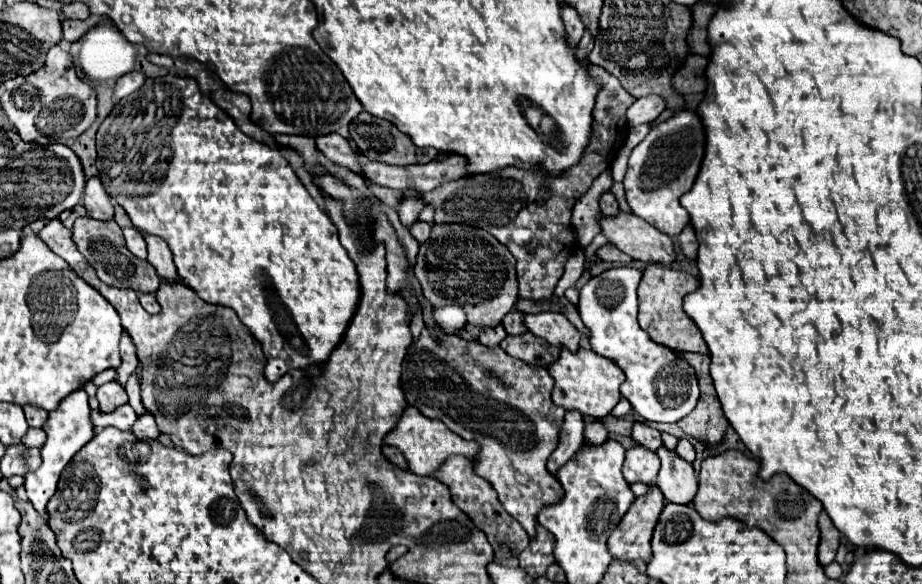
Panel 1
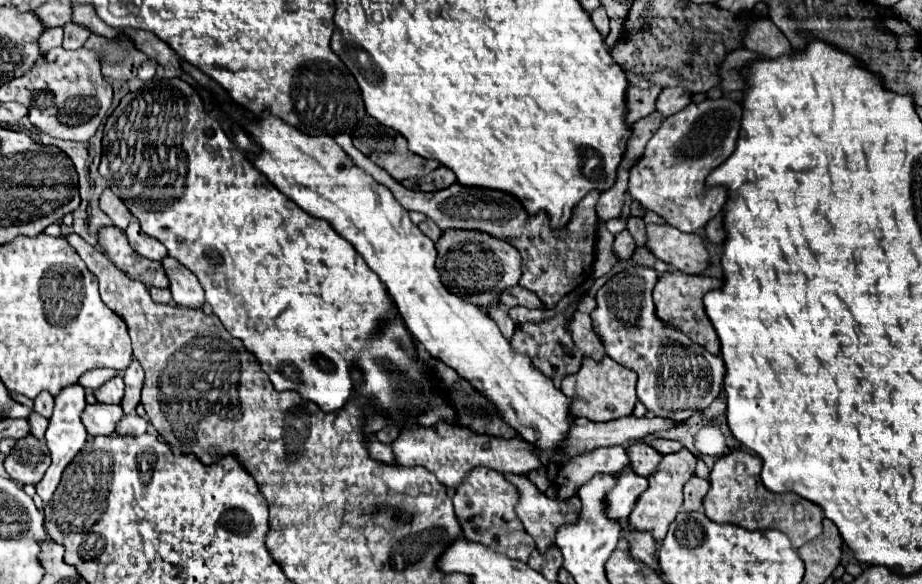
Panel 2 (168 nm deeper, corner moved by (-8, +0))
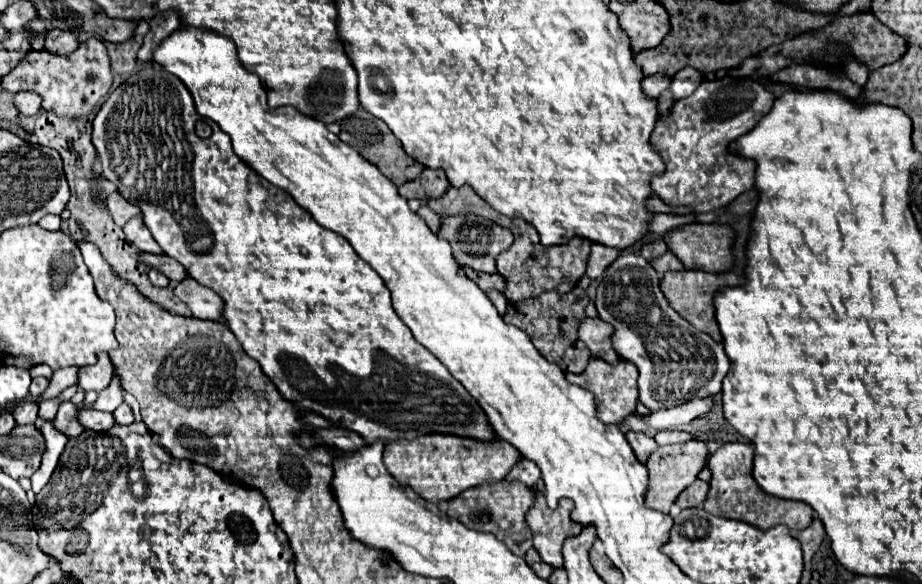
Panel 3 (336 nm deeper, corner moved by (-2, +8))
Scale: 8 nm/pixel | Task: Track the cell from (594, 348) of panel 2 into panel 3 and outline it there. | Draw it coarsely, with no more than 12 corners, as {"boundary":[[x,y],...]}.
{"boundary":[[601,318],[579,322],[579,340],[595,358],[617,364],[611,324]]}

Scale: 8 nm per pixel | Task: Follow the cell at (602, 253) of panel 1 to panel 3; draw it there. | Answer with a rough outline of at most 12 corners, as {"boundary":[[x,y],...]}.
{"boundary":[[671,252],[651,260],[659,274],[681,270],[681,264]]}

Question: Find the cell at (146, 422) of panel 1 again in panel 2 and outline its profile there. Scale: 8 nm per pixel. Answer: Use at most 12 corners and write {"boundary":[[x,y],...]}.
{"boundary":[[137,414],[125,416],[115,434],[137,436],[147,432],[147,422]]}

